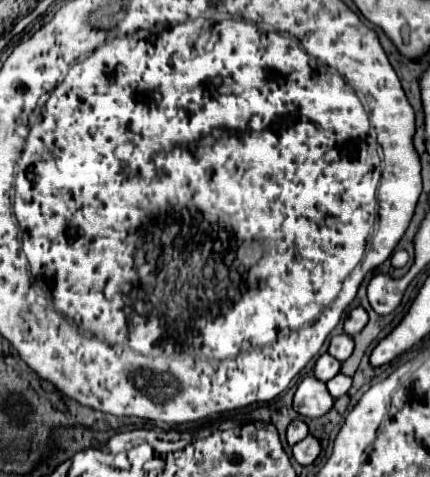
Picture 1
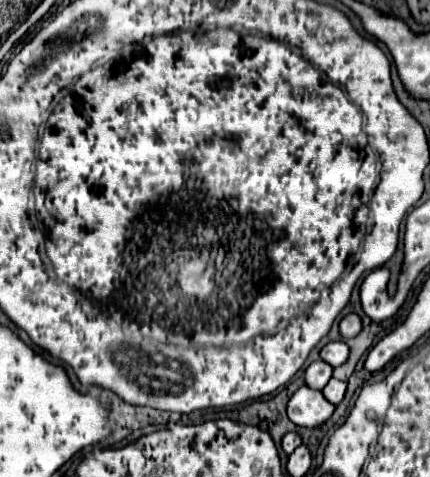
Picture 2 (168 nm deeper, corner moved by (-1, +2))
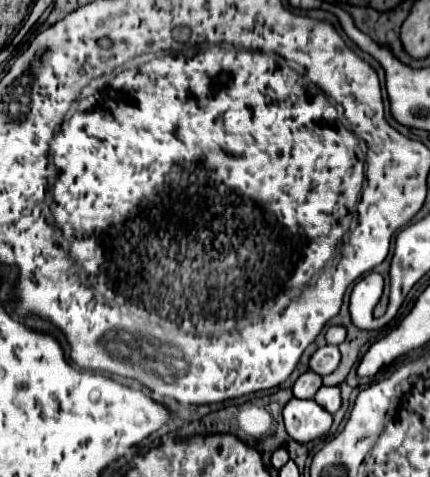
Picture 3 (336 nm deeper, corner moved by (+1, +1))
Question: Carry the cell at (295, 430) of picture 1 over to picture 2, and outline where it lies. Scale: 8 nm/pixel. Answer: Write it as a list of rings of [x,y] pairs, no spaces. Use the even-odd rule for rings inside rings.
[[[288,432],[282,440],[282,448],[284,448],[286,454],[292,454],[294,448],[298,448],[300,444],[302,444],[302,436],[298,432]]]

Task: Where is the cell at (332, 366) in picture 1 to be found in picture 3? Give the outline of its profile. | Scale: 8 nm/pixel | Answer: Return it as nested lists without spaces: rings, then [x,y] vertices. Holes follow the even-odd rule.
[[[306,371],[294,383],[292,393],[296,399],[312,399],[320,389],[320,385],[322,385],[322,377],[318,377],[314,371]]]

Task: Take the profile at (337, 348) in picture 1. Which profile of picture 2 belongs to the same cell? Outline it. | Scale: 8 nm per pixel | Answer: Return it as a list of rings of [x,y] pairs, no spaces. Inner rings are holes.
[[[338,340],[338,342],[328,342],[328,344],[322,348],[320,358],[326,360],[328,364],[332,364],[332,366],[336,368],[336,366],[342,366],[342,364],[346,362],[348,352],[350,352],[350,348],[346,346],[346,342],[342,342],[342,340]]]

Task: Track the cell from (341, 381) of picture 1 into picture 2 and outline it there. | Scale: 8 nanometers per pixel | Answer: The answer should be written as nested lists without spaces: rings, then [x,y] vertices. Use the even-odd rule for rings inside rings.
[[[330,378],[330,382],[324,386],[324,396],[328,398],[328,402],[332,404],[338,404],[342,398],[344,398],[344,392],[346,392],[346,382],[338,380],[338,378]]]

